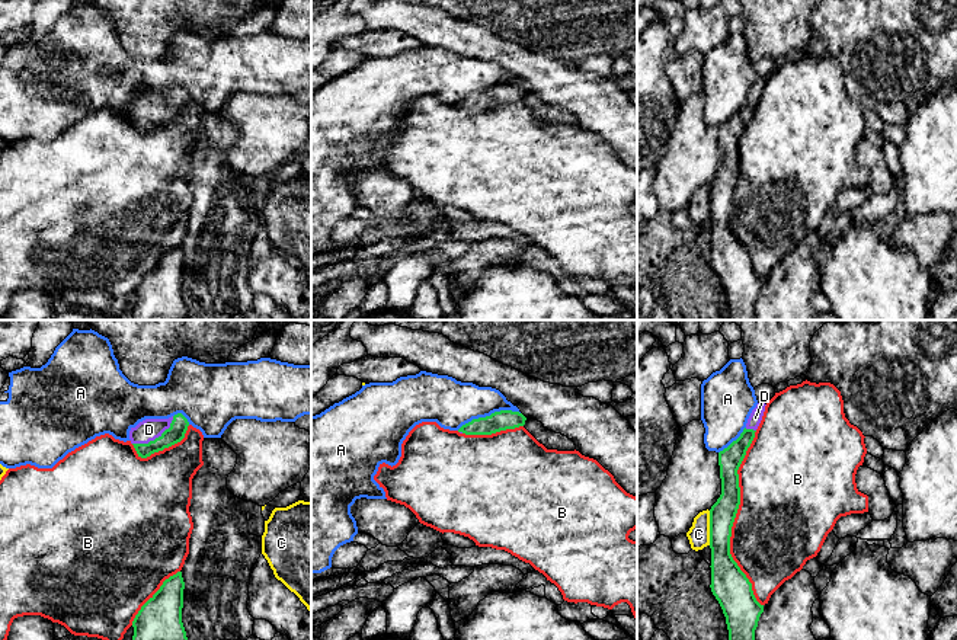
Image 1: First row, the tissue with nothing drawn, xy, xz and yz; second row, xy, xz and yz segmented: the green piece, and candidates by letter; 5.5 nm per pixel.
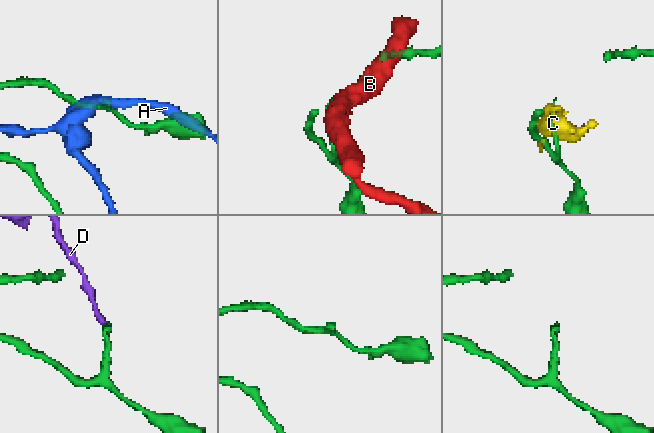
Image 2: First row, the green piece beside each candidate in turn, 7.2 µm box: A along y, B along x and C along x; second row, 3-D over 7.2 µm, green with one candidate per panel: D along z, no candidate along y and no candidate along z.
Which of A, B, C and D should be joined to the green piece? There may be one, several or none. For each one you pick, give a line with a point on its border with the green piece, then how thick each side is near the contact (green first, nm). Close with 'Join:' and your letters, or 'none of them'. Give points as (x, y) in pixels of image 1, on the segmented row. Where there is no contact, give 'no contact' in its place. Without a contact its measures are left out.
D: meets green in xy at (156, 438); 100 nm thick on the green side, 120 nm on the other
Join: D

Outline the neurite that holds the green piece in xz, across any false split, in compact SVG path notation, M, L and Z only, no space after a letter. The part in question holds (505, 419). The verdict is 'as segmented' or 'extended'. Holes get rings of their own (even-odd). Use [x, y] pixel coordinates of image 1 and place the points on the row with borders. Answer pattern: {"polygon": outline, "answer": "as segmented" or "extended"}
{"polygon": "M500 410L490 416L473 419L463 425L458 432L465 435L492 435L506 429L515 429L525 425L526 417L519 412Z", "answer": "as segmented"}

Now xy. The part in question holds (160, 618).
{"polygon": "M182 572L163 582L132 621L132 640L188 640L182 623L185 582Z", "answer": "as segmented"}

